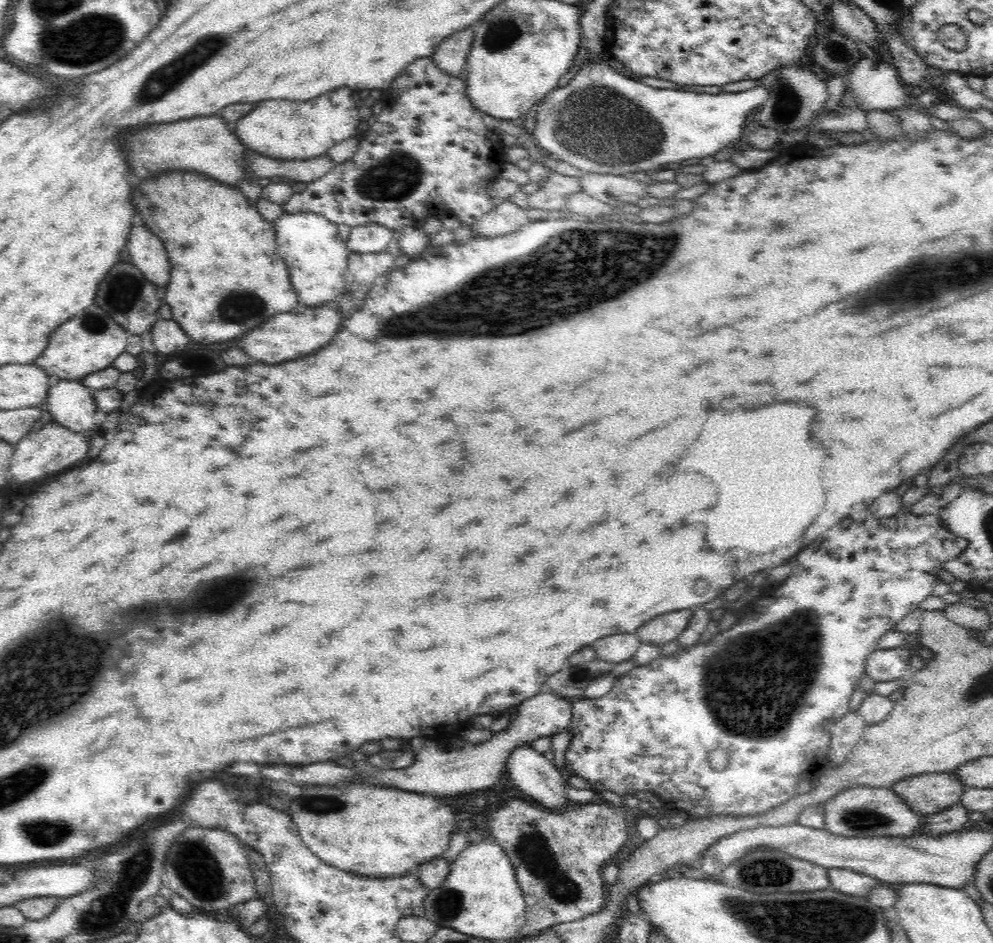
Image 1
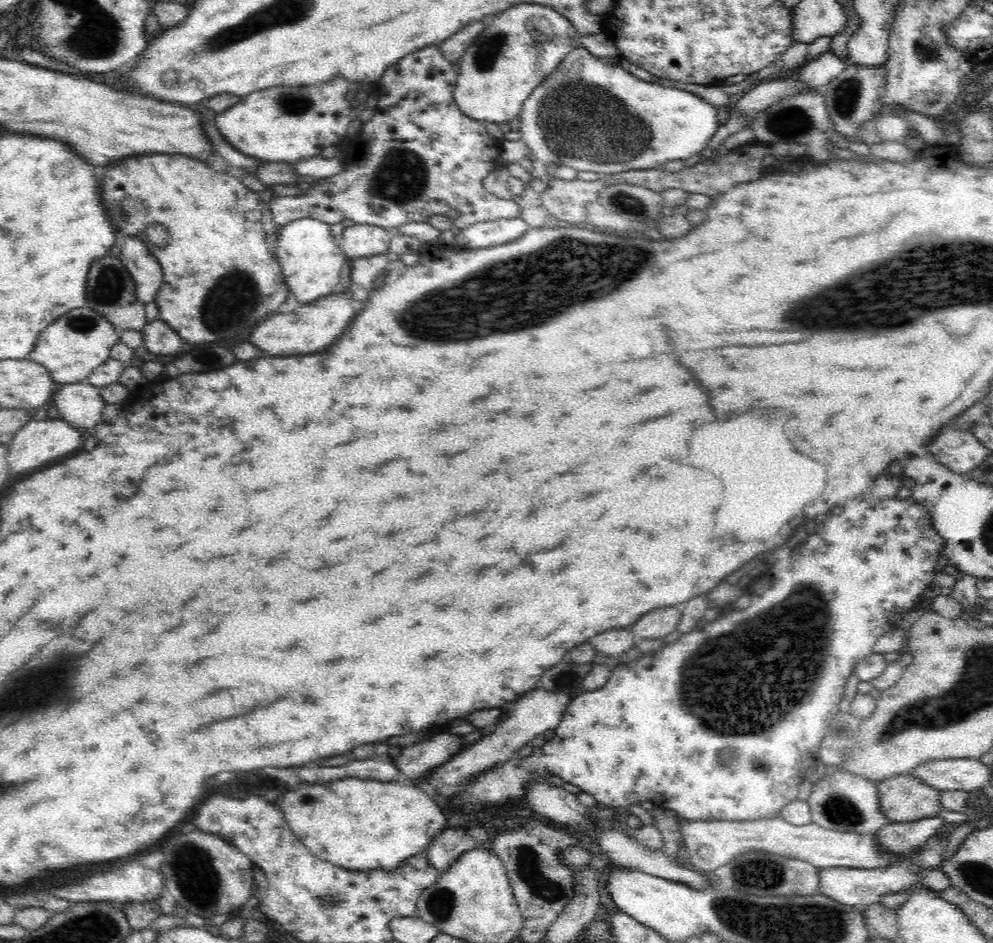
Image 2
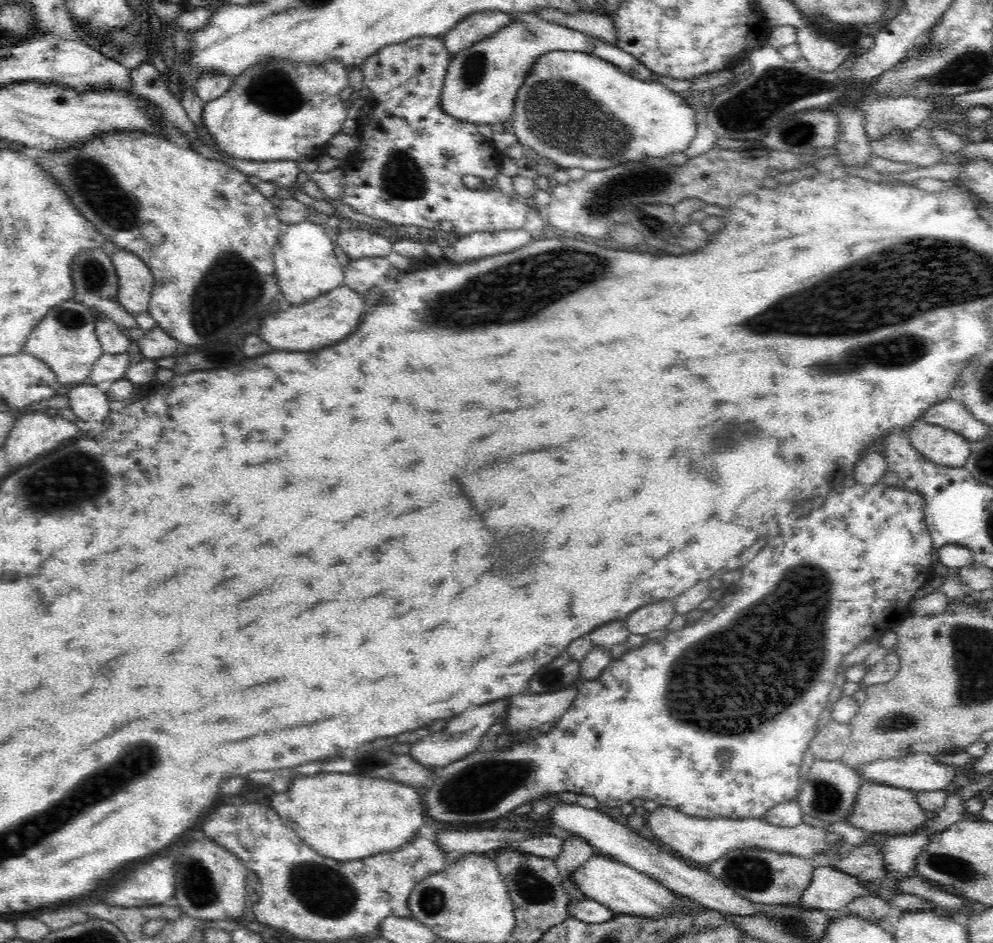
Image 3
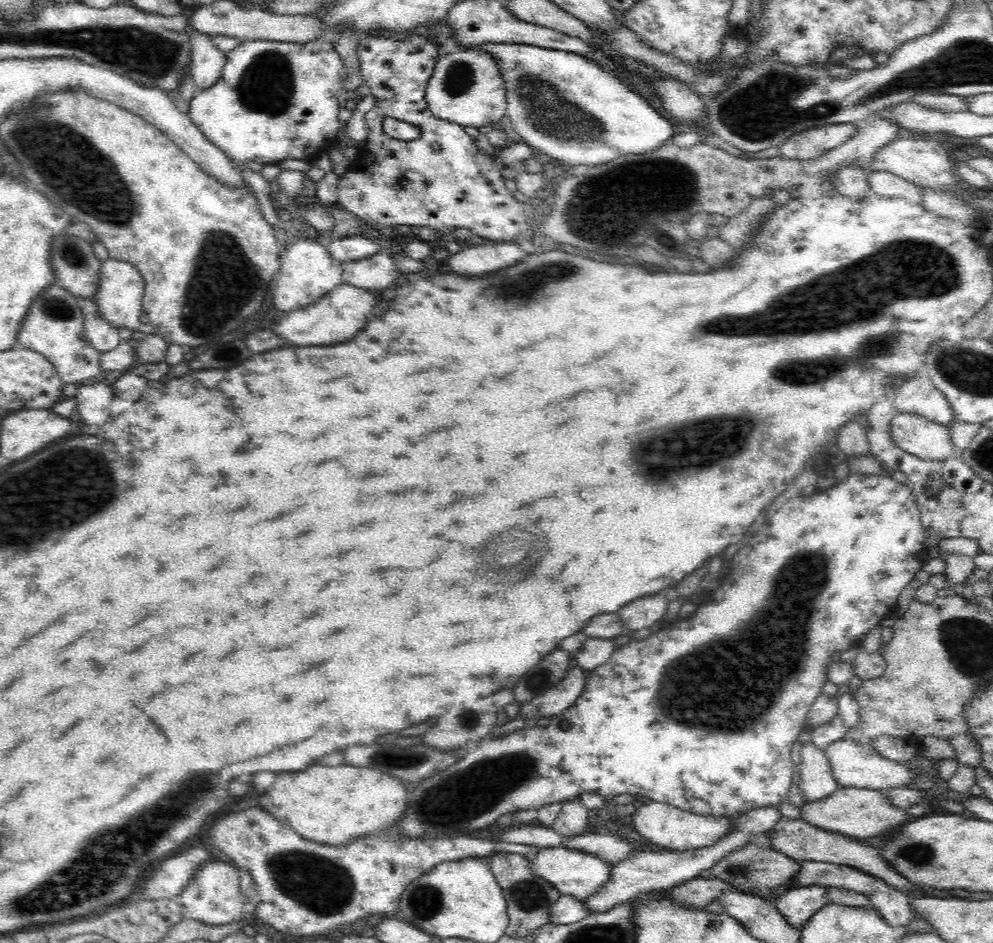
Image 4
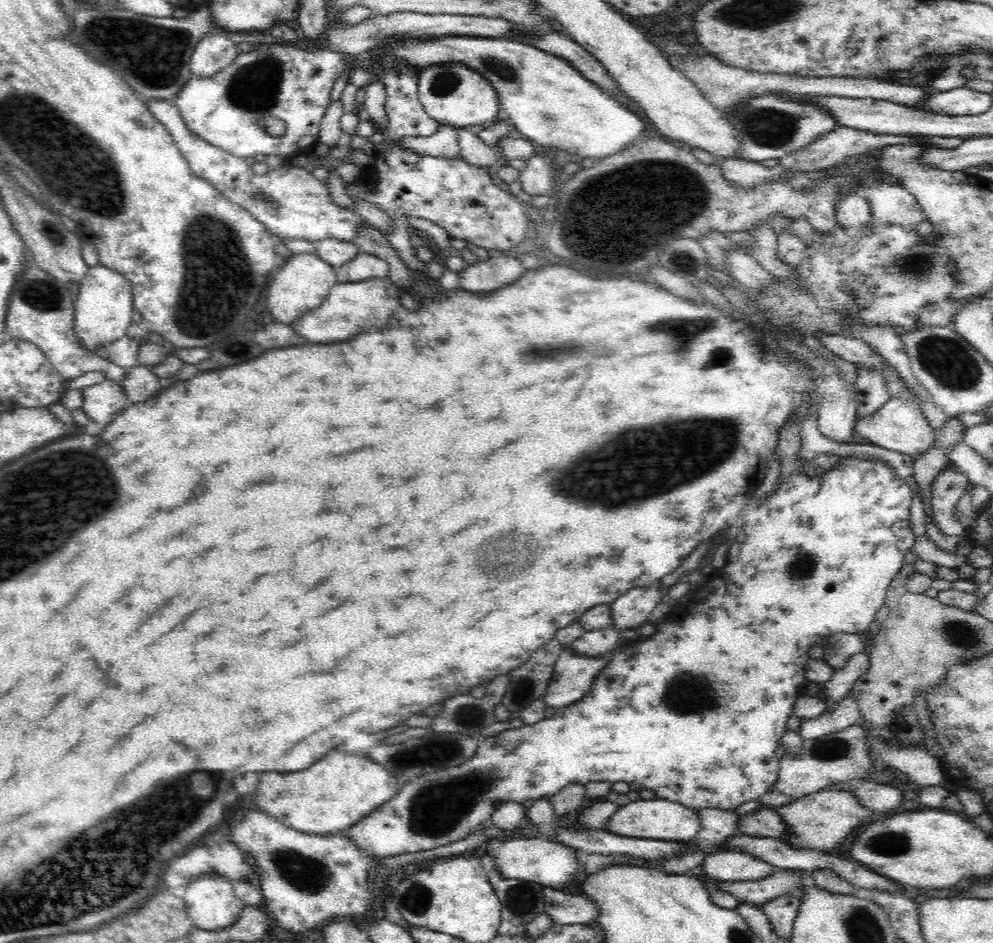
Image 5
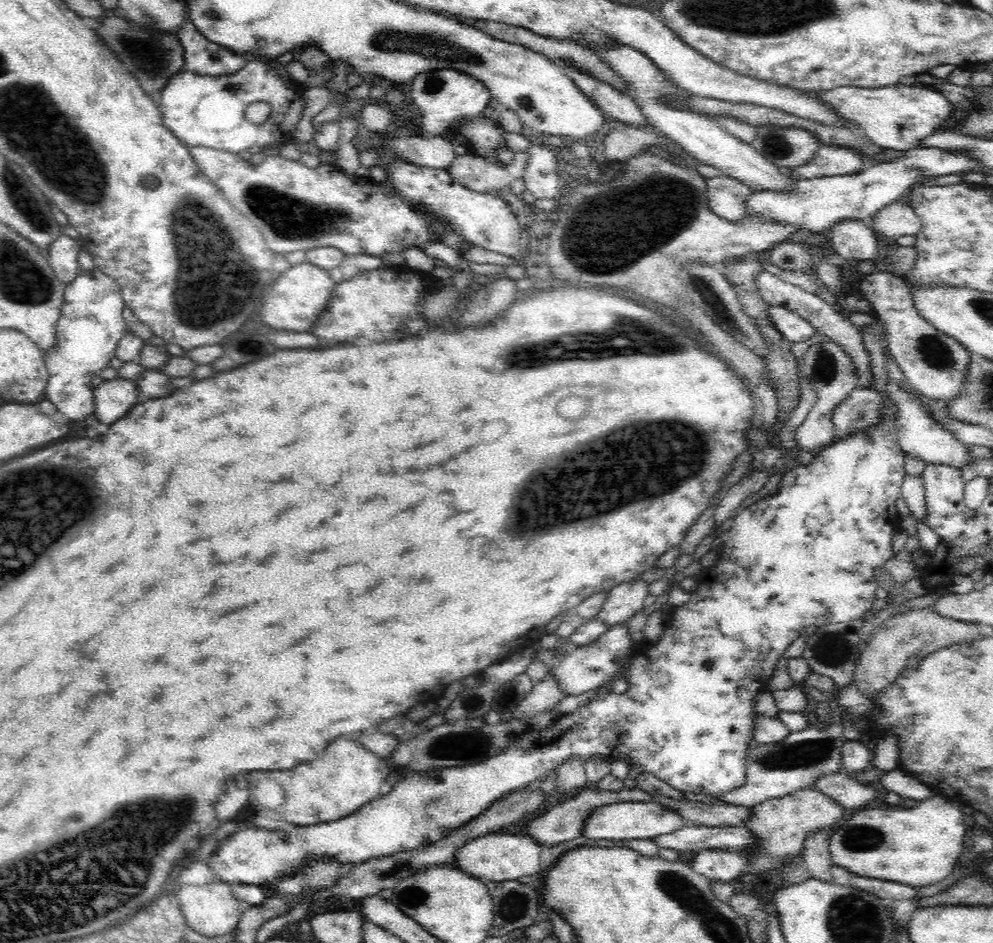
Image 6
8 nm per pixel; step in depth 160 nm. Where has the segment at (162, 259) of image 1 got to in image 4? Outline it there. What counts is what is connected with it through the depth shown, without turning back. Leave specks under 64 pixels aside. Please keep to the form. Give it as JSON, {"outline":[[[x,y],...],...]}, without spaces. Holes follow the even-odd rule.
{"outline":[[[112,258],[102,261],[101,278],[98,280],[98,294],[94,302],[108,323],[119,330],[136,331],[140,326],[140,316],[144,314],[142,300],[144,295],[144,279],[134,265],[126,261]]]}

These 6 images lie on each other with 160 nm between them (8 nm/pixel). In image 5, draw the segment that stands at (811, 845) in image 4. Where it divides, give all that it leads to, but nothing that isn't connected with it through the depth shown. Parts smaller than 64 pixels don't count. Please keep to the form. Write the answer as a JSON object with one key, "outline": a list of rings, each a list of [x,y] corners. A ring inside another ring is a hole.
{"outline":[[[776,809],[756,810],[754,814],[740,816],[739,833],[748,837],[779,838],[786,841],[791,837],[789,828]]]}

